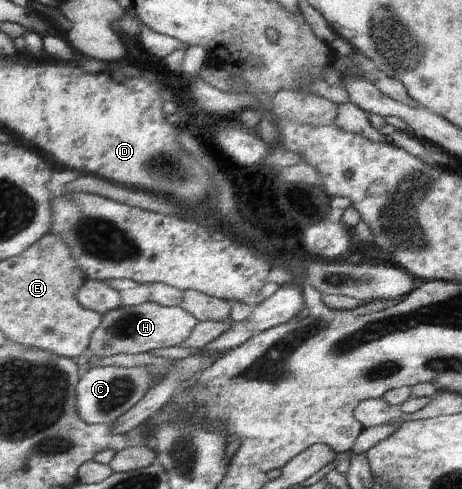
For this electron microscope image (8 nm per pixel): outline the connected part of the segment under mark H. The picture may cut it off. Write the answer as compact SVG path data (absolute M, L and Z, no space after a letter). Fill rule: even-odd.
M149 300L136 306L119 306L102 315L101 323L91 334L79 369L94 368L100 365L100 359L117 354L142 354L161 347L179 346L191 335L197 322L195 316L181 306L162 306Z

